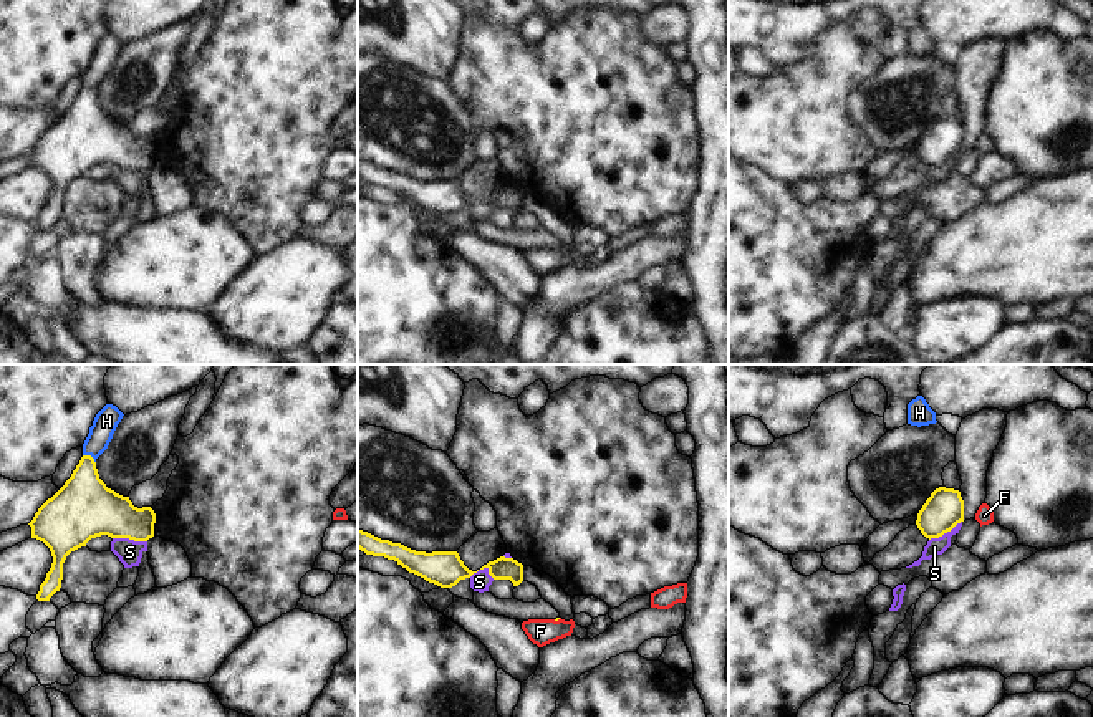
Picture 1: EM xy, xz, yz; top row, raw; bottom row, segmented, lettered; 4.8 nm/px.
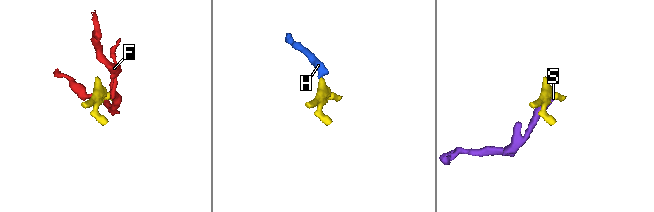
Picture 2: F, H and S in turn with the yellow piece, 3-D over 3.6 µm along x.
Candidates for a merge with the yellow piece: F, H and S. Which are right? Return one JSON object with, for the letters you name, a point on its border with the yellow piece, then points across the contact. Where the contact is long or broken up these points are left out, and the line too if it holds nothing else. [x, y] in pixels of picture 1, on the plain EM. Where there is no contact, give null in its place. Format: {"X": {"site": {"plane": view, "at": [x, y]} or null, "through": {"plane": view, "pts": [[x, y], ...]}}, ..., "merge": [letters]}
{"H": {"site": {"plane": "xy", "at": [90, 85]}, "through": {"plane": "xy", "pts": [[85, 136], [85, 105], [90, 85], [106, 50]]}}, "merge": ["H"]}

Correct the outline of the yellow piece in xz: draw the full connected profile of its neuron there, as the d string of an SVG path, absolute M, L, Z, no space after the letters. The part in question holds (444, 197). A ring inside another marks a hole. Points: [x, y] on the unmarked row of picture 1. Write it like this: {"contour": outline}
{"contour": "M358 159L358 177L366 184L394 189L409 202L441 217L452 217L460 209L470 207L477 202L464 194L457 180L416 180L401 172L381 169L363 159Z"}

